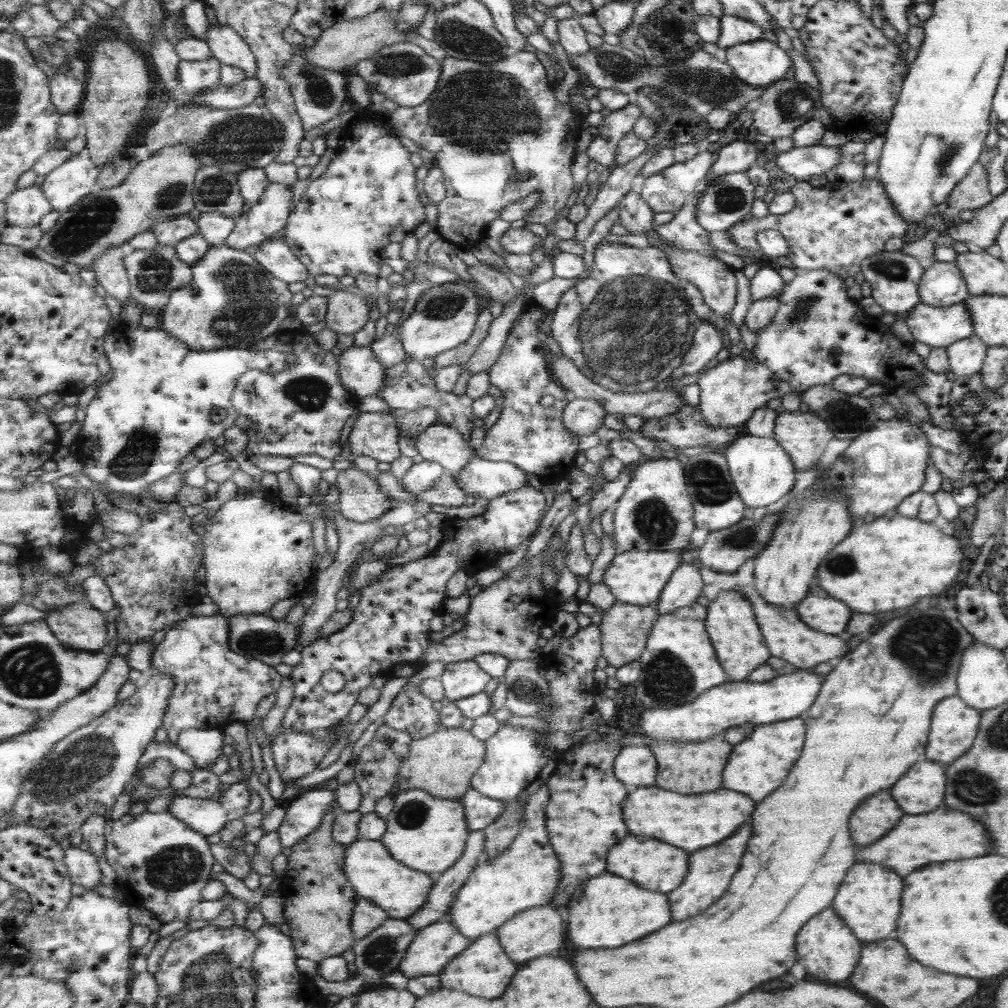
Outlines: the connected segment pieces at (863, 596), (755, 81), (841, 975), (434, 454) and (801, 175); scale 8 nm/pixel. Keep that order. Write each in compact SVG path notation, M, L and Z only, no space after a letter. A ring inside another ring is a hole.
M895 511L871 518L871 522L859 522L850 527L851 532L816 566L814 578L818 581L818 587L823 588L829 596L835 596L835 600L841 600L851 610L857 608L857 612L887 612L909 606L921 596L943 592L957 576L961 560L959 544L957 538L948 533L939 521L925 524Z
M765 39L739 43L720 55L734 70L737 78L749 86L763 87L781 79L792 70L785 51Z
M829 906L815 914L807 924L803 924L795 936L795 952L797 952L797 964L805 968L809 976L815 976L817 980L829 980L829 982L841 982L845 980L851 970L855 968L855 962L859 958L859 942L843 921ZM805 956L805 964L803 964Z
M441 422L425 429L413 440L424 460L442 464L452 472L455 480L461 471L465 471L476 452L457 428L451 428Z
M811 145L791 147L789 151L779 152L775 164L785 174L791 174L797 181L807 181L819 174L831 177L835 165L845 160L839 158L839 147Z

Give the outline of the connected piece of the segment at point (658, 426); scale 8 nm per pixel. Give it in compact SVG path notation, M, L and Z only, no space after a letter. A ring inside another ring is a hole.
M691 404L681 406L679 412L663 418L644 420L640 432L648 438L664 440L676 451L691 446L723 448L737 438L735 427L719 428L708 425Z

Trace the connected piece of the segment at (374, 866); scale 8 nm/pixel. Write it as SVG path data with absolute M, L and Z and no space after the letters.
M360 838L346 845L345 871L360 898L368 898L378 904L390 918L408 919L426 906L427 899L435 888L435 882L429 873L419 872L397 860L382 840Z

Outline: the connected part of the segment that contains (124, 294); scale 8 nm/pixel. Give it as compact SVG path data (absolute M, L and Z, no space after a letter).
M122 246L111 247L92 264L99 285L122 305L127 301L132 302L131 284L124 261L125 255Z

